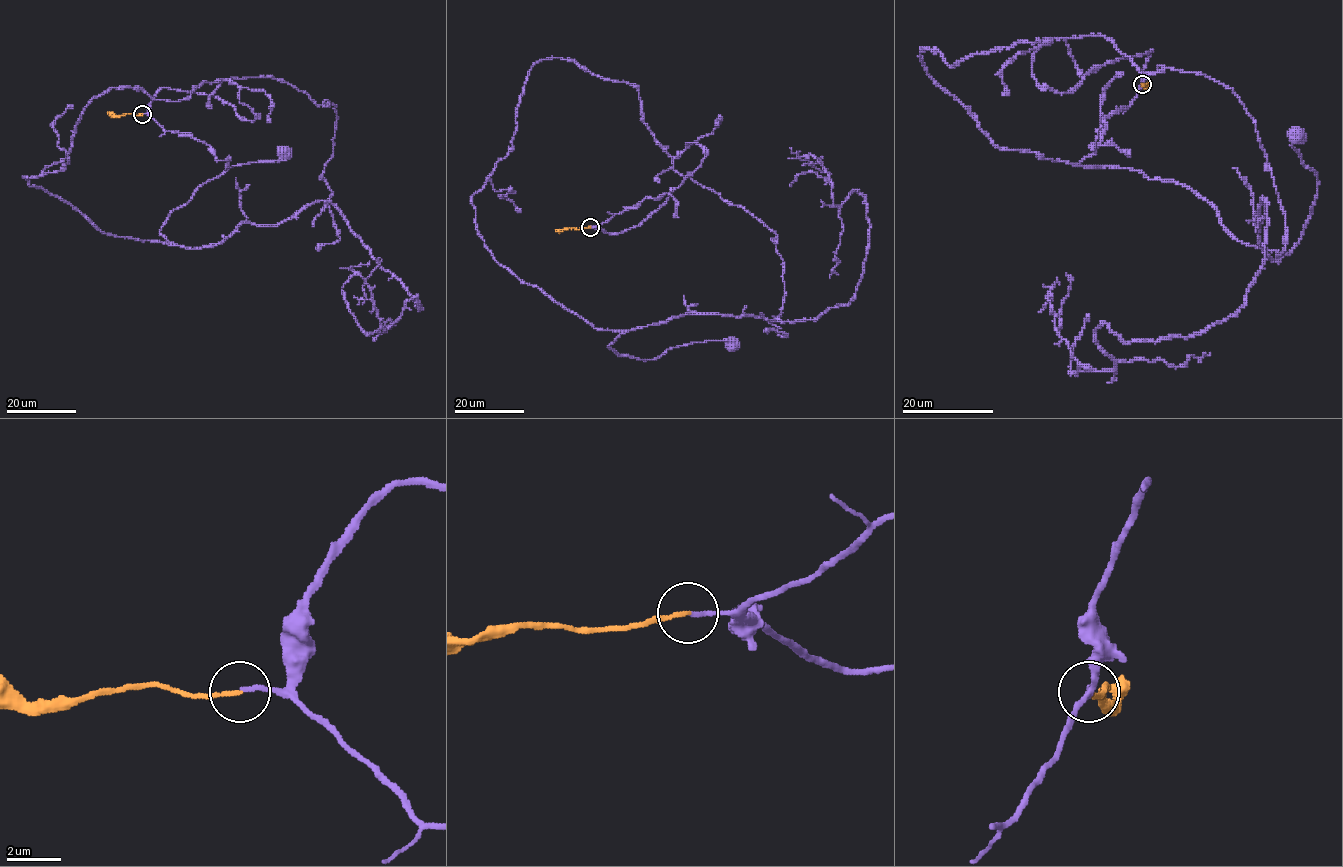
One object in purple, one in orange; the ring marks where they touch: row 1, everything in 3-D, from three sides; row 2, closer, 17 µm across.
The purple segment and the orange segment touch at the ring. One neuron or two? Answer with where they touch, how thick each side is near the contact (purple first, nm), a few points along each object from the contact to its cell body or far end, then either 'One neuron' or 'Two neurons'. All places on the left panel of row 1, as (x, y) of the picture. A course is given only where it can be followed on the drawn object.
Place: (142, 114). Thickness 150 nm (purple) against 150 nm. Course of purple: (142, 114), (258, 117), (227, 80), (110, 88), (24, 176), (171, 244), (199, 187), (282, 153). Course of orange: (142, 114), (111, 116), (108, 112). One neuron

